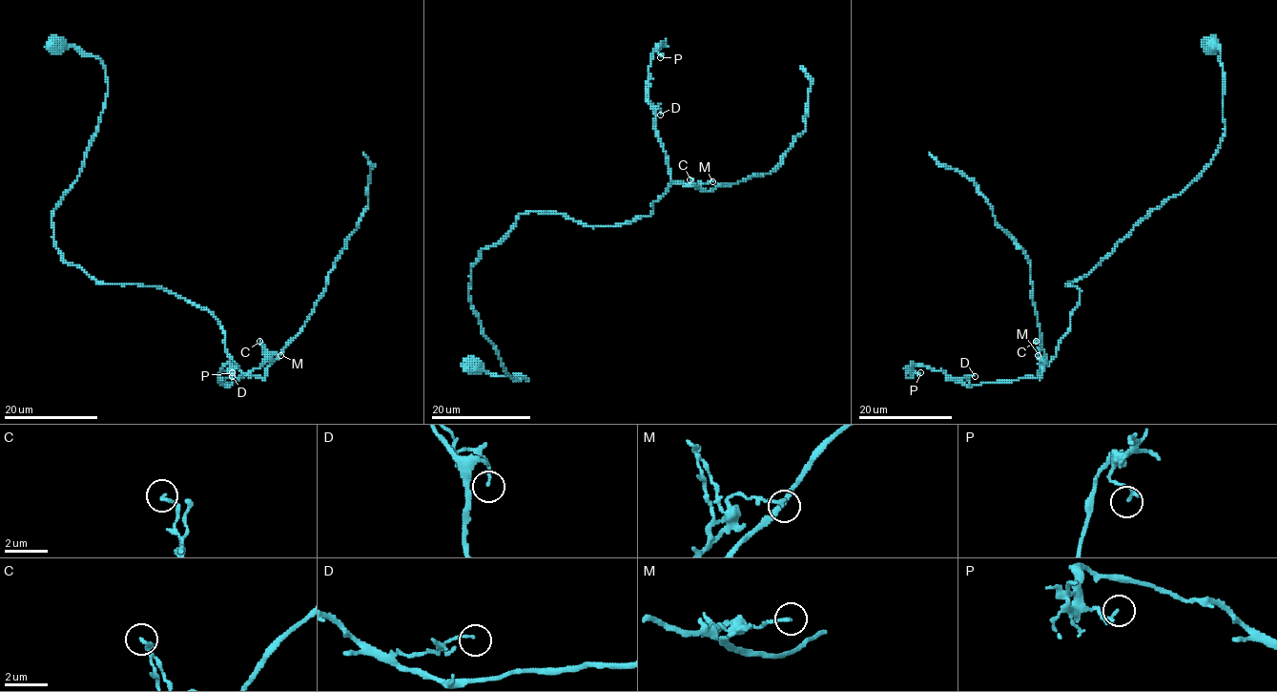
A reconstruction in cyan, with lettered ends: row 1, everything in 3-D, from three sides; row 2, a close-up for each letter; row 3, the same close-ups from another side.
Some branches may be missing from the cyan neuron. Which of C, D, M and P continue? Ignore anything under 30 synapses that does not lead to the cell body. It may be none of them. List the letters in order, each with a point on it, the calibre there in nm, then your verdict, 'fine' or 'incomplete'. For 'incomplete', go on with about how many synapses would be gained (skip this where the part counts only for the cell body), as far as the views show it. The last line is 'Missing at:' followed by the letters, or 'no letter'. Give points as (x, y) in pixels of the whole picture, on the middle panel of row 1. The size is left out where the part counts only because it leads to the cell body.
C: at (689, 179); 140 nm thick; fine
D: at (660, 115); 110 nm thick; fine
M: at (712, 181); 140 nm thick; fine
P: at (660, 57); 200 nm thick; fine
Missing at: no letter

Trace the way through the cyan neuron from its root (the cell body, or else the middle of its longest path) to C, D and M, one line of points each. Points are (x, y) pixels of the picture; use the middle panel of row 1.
C: (471, 366), (527, 379), (505, 371), (469, 298), (479, 253), (520, 214), (615, 227), (689, 179)
D: (471, 366), (527, 379), (471, 306), (479, 253), (530, 212), (648, 217), (670, 175), (647, 96), (660, 115)
M: (471, 366), (527, 379), (469, 298), (520, 214), (615, 227), (672, 181), (712, 181)

